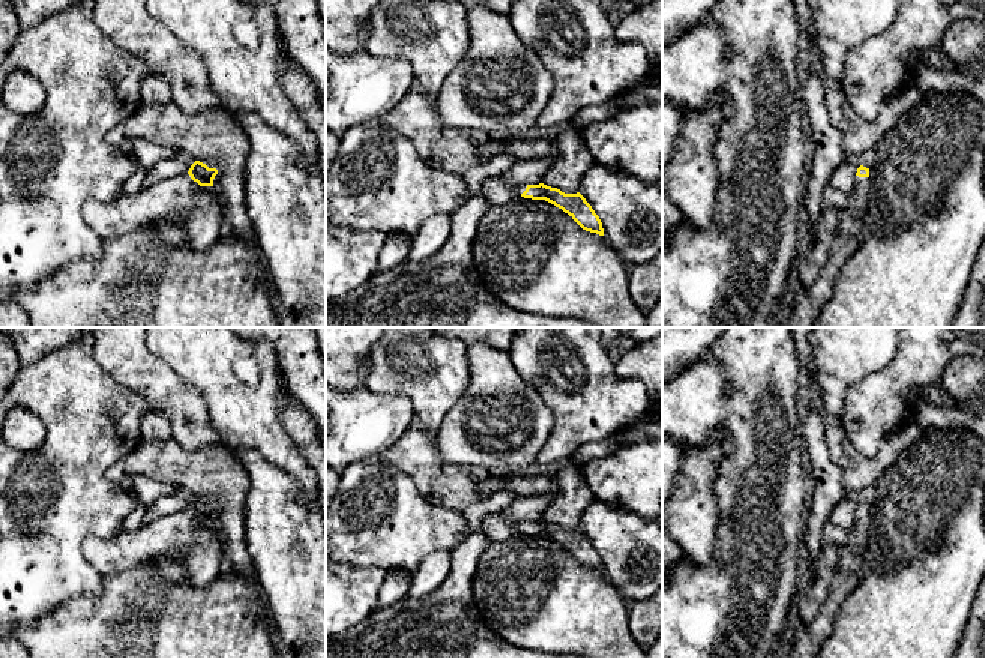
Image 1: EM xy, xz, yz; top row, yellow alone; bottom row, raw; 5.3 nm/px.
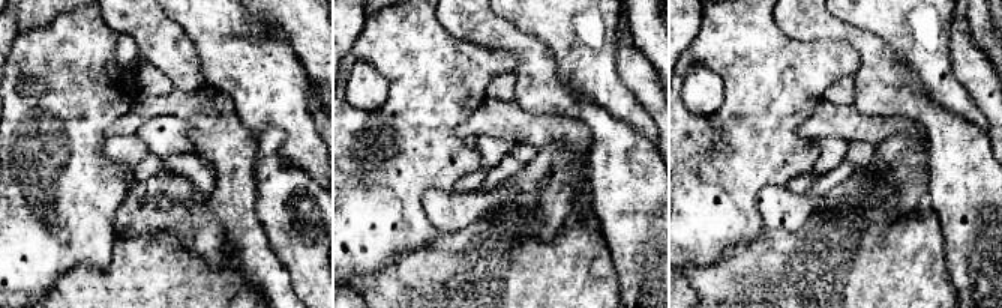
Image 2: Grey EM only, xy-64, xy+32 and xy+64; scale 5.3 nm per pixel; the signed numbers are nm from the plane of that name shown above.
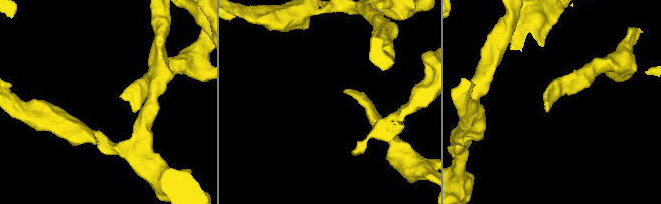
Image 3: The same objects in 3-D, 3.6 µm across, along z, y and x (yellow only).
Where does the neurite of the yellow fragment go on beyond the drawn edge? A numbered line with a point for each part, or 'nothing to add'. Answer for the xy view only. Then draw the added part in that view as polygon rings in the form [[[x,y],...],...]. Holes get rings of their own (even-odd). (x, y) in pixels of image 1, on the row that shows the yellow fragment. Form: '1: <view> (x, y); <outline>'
1: xy (179, 199); [[[189,174],[159,180],[110,204],[89,200],[84,221],[104,240],[140,230],[153,221],[170,219],[182,225],[189,248],[210,249],[224,234],[224,215],[212,186],[200,186]]]

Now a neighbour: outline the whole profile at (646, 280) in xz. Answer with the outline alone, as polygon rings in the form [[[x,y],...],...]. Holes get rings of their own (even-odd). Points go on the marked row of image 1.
[[[662,251],[647,264],[631,267],[629,294],[643,311],[650,311],[662,296]]]

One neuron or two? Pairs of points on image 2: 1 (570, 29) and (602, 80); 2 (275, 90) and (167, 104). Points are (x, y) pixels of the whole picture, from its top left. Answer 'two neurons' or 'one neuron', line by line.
1: one neuron
2: two neurons

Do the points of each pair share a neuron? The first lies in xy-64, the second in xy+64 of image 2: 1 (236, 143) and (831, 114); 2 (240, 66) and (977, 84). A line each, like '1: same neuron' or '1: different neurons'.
1: same neuron
2: different neurons

